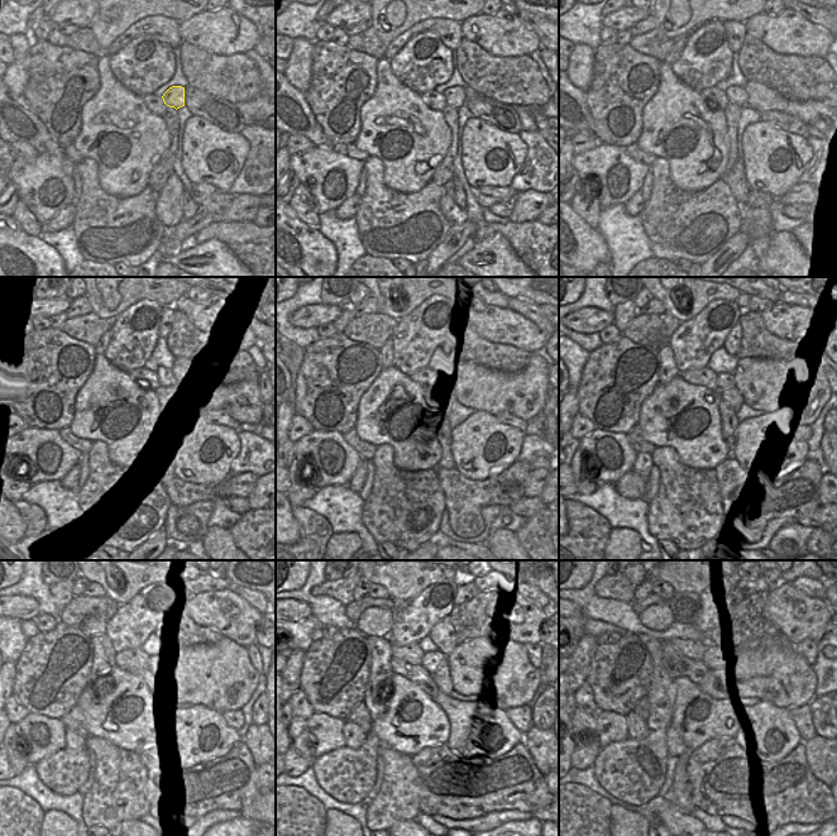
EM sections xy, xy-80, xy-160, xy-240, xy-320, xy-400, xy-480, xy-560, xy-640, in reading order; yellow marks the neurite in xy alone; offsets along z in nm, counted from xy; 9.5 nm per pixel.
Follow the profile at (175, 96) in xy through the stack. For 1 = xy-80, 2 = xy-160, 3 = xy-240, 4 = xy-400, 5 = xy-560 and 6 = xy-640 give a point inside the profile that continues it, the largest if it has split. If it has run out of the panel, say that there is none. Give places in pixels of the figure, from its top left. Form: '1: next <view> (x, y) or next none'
1: next xy-80 (455, 96)
2: next xy-160 (737, 95)
3: next xy-240 (163, 374)
4: next xy-400 (723, 380)
5: next xy-560 (431, 660)
6: next xy-640 (712, 660)

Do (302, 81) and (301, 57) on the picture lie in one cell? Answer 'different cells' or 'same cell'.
same cell

